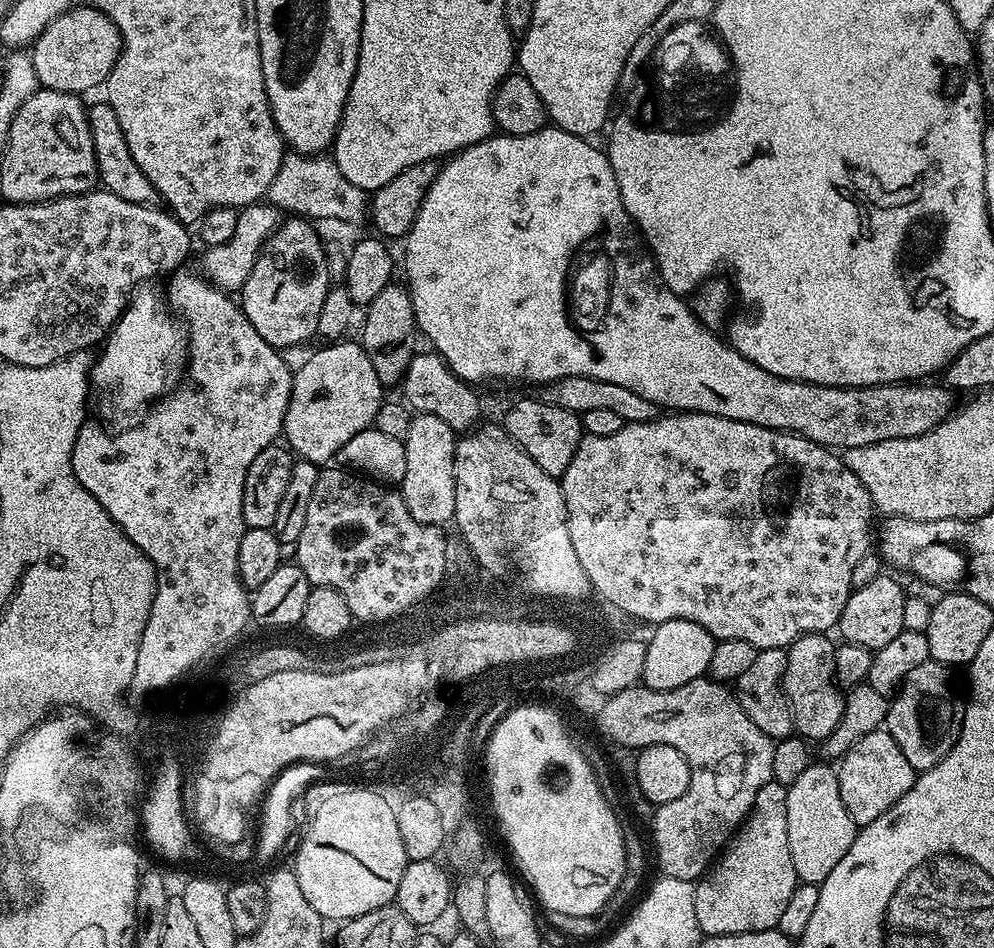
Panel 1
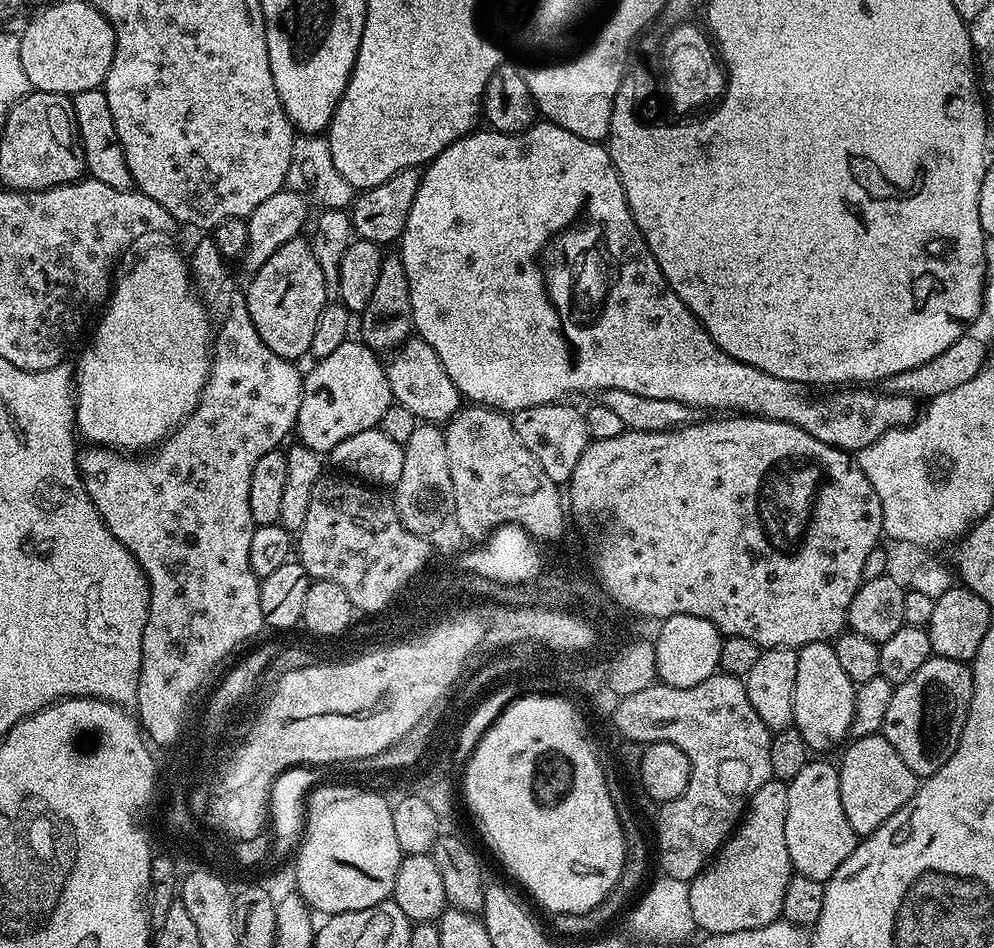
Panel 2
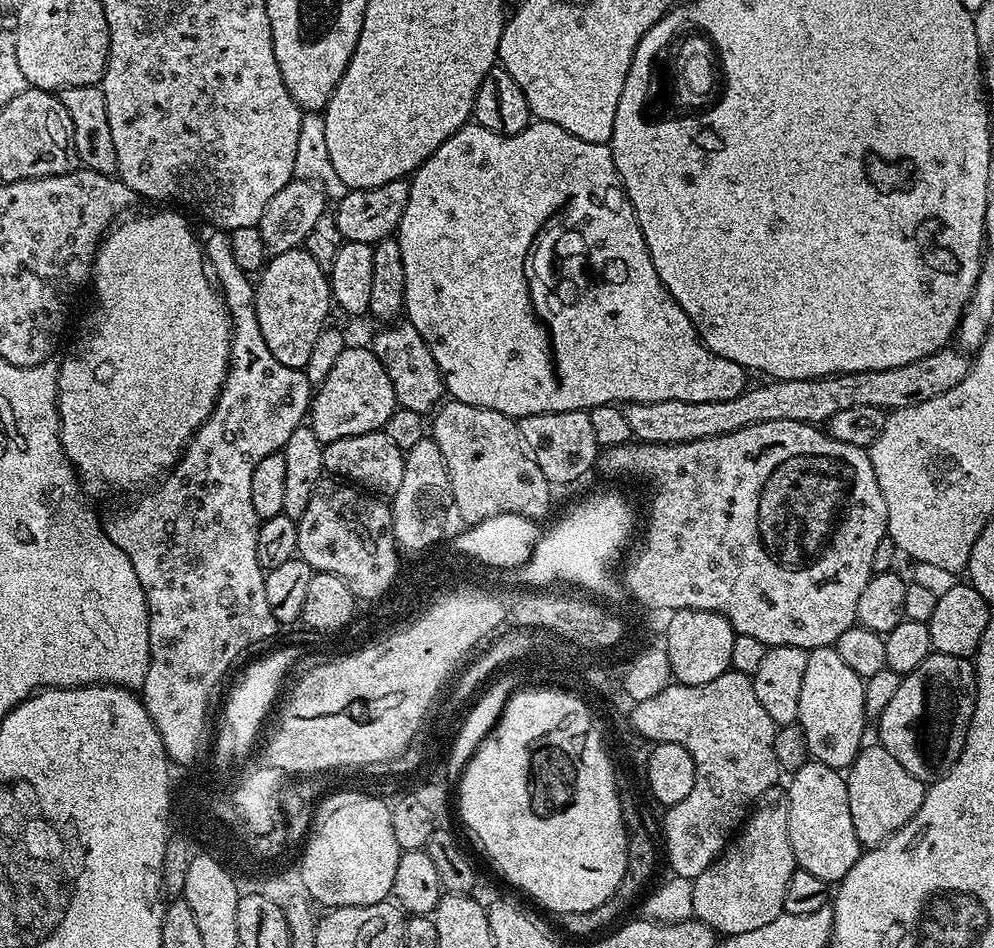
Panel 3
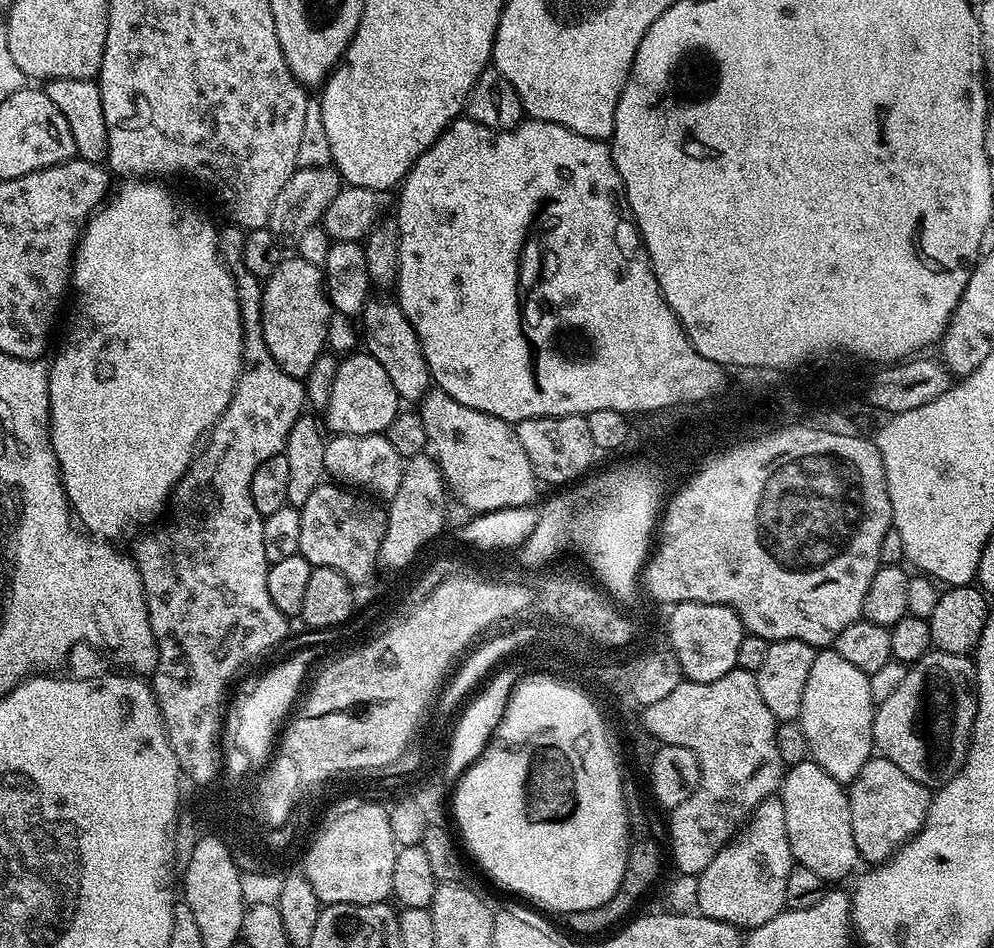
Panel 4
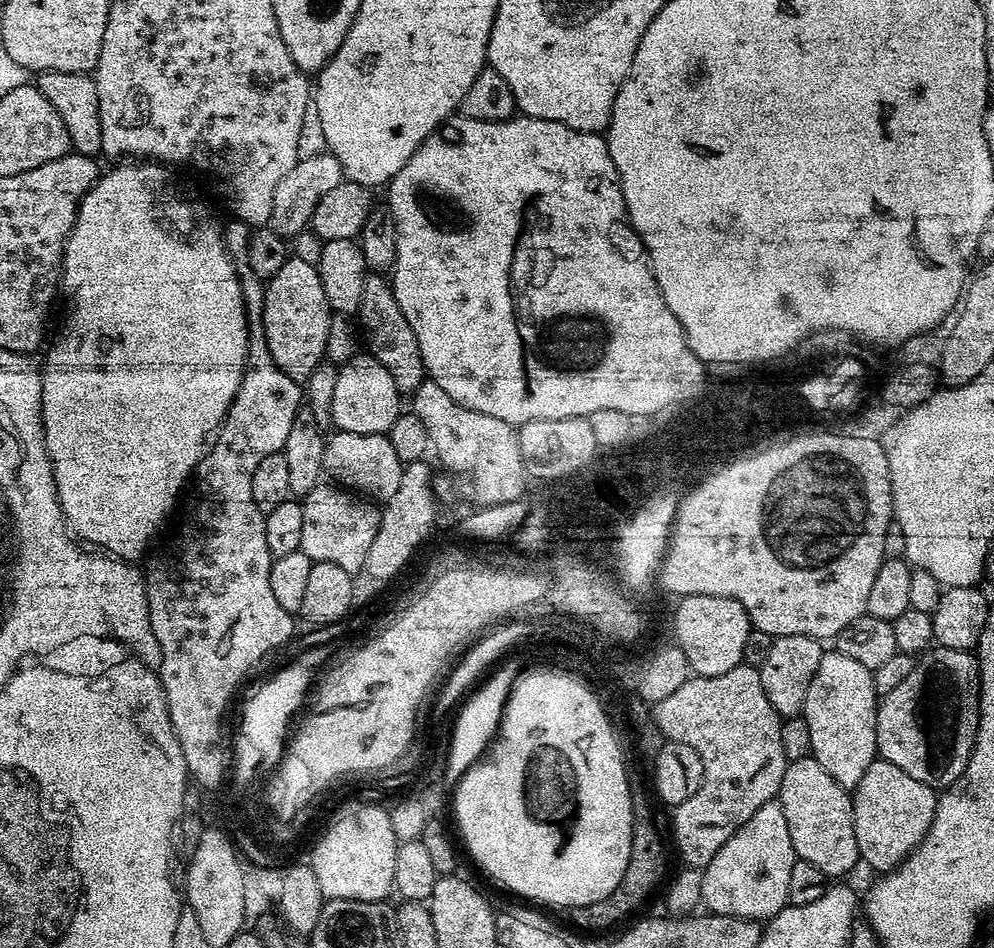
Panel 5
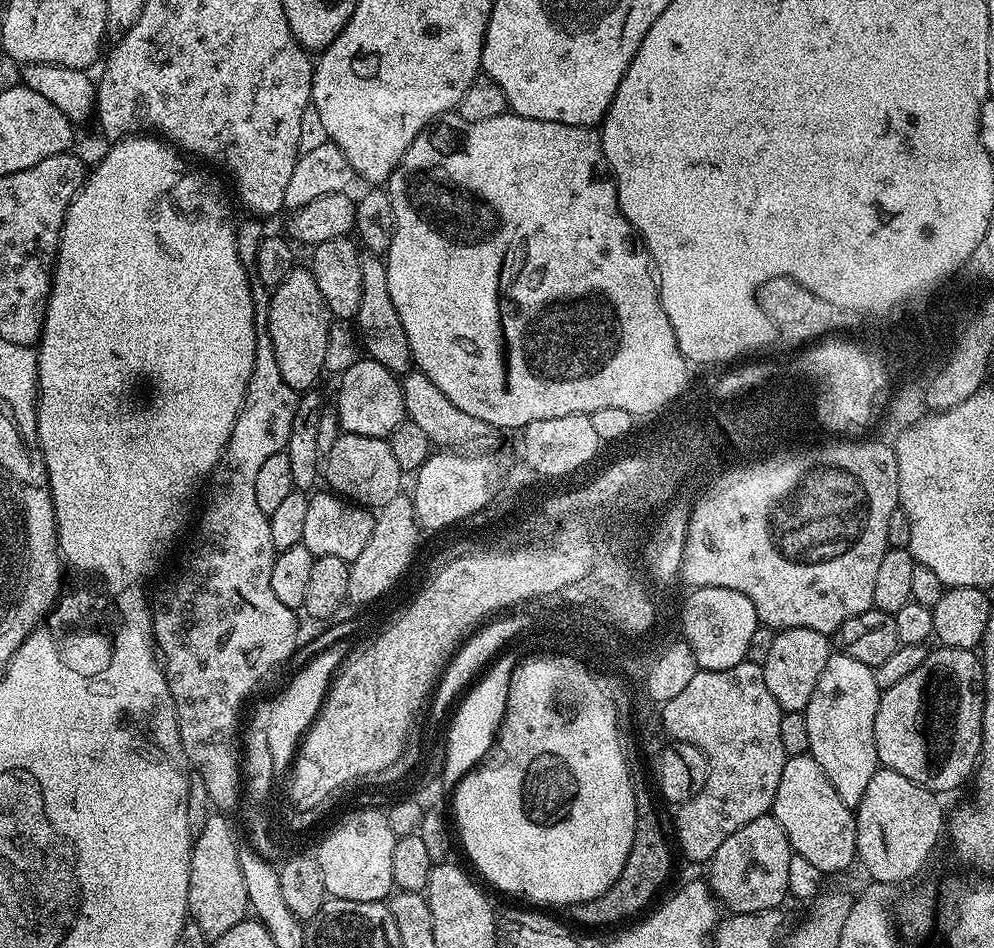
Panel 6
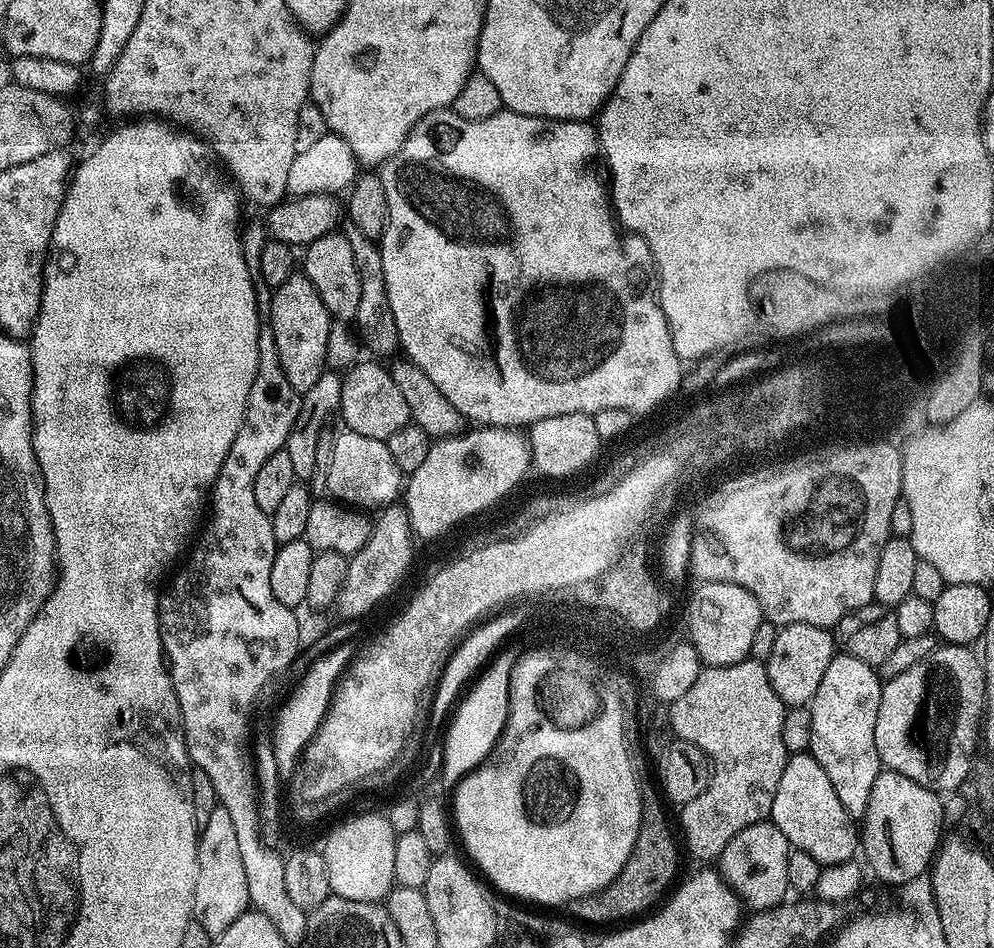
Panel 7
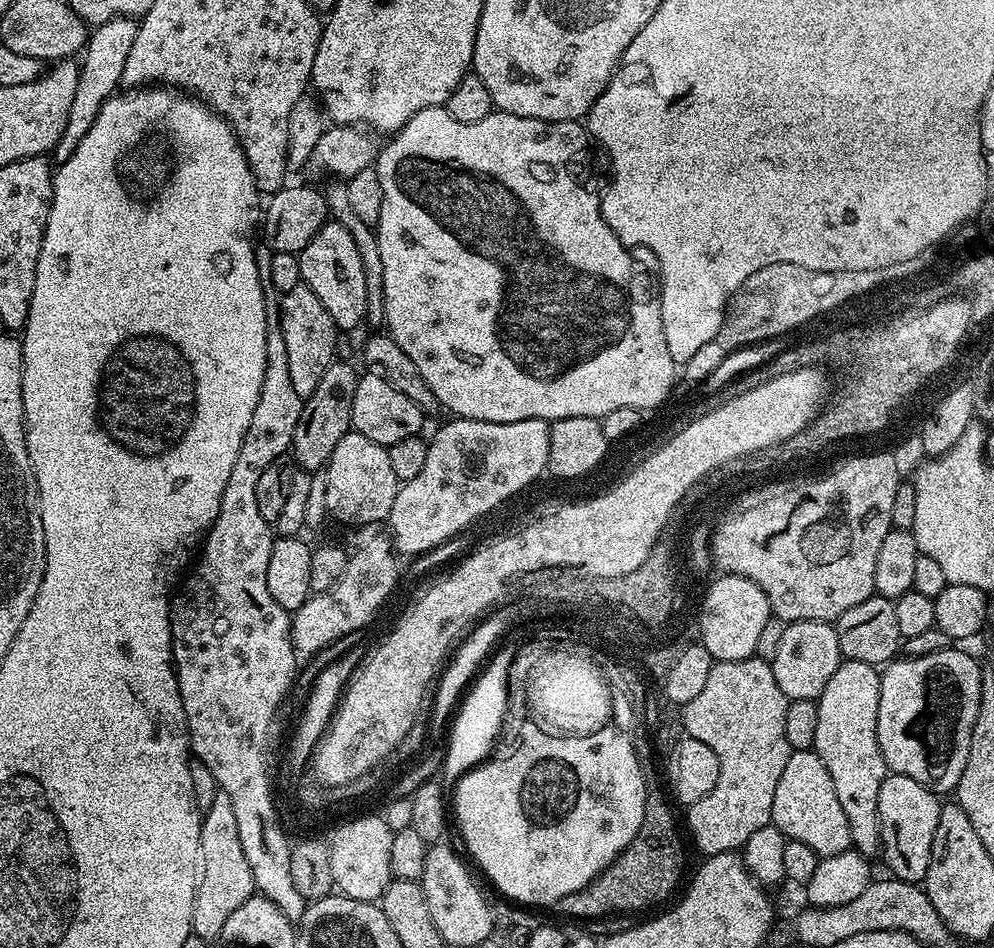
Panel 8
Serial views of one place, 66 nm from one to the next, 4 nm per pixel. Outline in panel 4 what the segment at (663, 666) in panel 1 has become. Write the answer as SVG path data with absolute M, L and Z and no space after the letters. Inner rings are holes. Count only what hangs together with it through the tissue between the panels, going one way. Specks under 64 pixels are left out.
M686 602L676 605L676 616L666 619L666 635L684 680L709 684L722 678L738 662L738 646L746 634L738 614L725 604Z

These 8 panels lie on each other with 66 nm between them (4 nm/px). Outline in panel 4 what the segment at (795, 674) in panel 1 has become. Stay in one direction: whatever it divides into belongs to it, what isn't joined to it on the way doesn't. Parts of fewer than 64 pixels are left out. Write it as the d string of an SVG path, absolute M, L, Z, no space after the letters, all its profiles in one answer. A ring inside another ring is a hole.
M835 650L817 651L814 666L810 666L810 675L806 677L806 690L802 690L802 710L798 723L806 734L806 742L811 759L822 770L826 770L838 783L848 786L852 779L862 770L862 766L874 755L872 723L876 717L877 705L872 703L869 676L858 666L853 666Z

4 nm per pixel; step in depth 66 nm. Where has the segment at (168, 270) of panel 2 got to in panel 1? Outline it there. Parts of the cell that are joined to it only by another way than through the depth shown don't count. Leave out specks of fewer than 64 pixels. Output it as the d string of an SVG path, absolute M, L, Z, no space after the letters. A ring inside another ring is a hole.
M137 291L128 301L128 308L103 341L90 377L91 387L101 388L109 402L124 412L131 408L143 409L165 395L169 387L168 364L174 363L176 355L181 355L186 346L181 325L166 311L161 297L159 300L154 293L144 291Z

